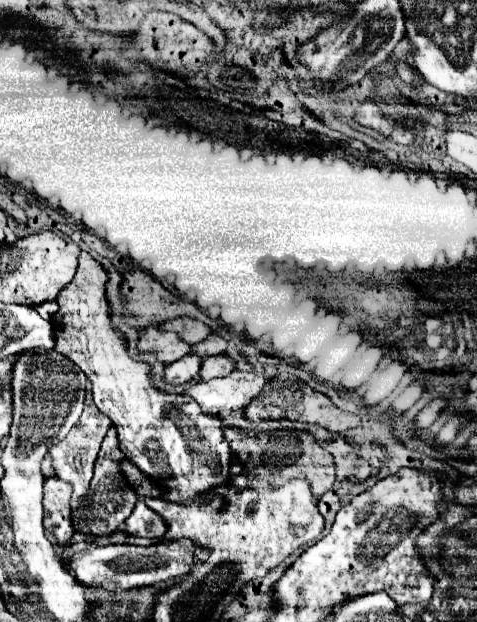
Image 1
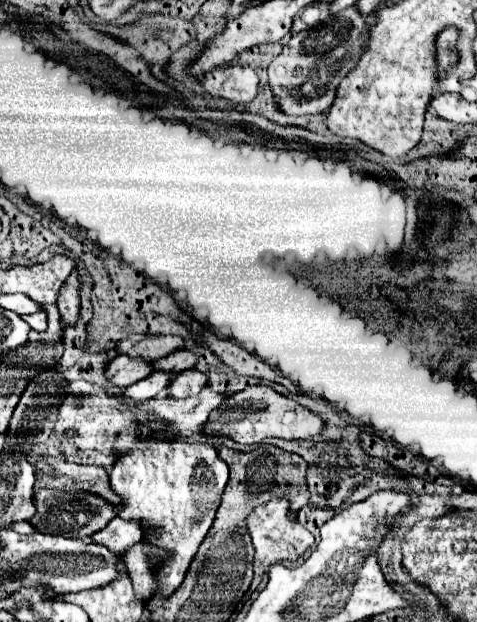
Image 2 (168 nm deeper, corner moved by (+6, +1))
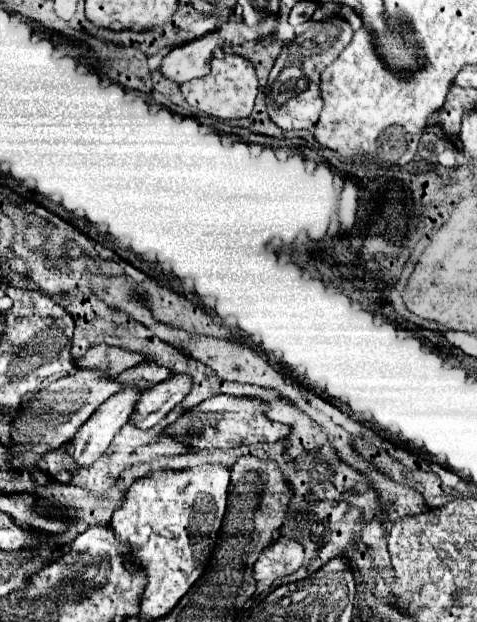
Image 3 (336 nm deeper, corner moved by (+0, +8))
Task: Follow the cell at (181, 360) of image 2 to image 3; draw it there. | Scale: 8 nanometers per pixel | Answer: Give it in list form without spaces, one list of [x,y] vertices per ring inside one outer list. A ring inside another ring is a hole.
[[[141,362],[135,368],[121,372],[119,378],[123,382],[127,382],[129,386],[137,386],[137,388],[143,388],[145,390],[149,386],[159,384],[161,380],[165,380],[169,376],[171,376],[171,370],[169,368],[163,368],[163,366],[153,364],[153,362]]]

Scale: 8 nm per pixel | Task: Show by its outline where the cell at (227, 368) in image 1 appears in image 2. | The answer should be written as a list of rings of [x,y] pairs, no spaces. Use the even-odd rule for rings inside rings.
[[[187,369],[177,373],[177,377],[171,379],[169,387],[167,387],[167,397],[179,399],[179,397],[189,397],[189,395],[197,395],[203,387],[207,385],[207,375],[195,369]]]

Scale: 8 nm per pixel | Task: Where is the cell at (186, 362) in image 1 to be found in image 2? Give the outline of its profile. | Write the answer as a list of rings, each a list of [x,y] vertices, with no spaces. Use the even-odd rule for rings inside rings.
[[[151,373],[147,379],[127,387],[123,391],[123,397],[127,401],[145,401],[145,399],[153,399],[157,397],[163,387],[167,387],[167,383],[171,383],[171,377],[165,375],[165,373]]]

